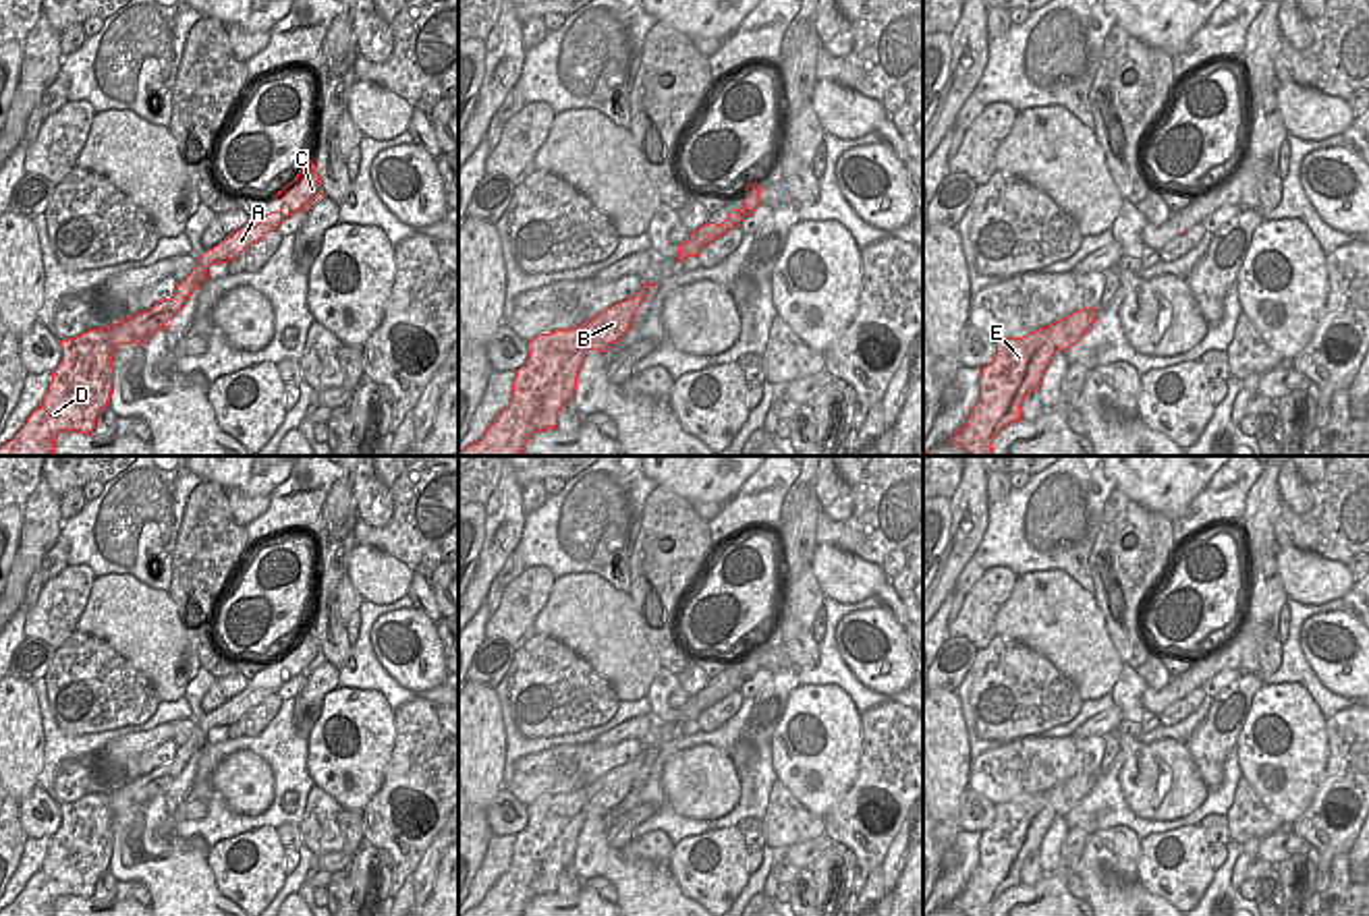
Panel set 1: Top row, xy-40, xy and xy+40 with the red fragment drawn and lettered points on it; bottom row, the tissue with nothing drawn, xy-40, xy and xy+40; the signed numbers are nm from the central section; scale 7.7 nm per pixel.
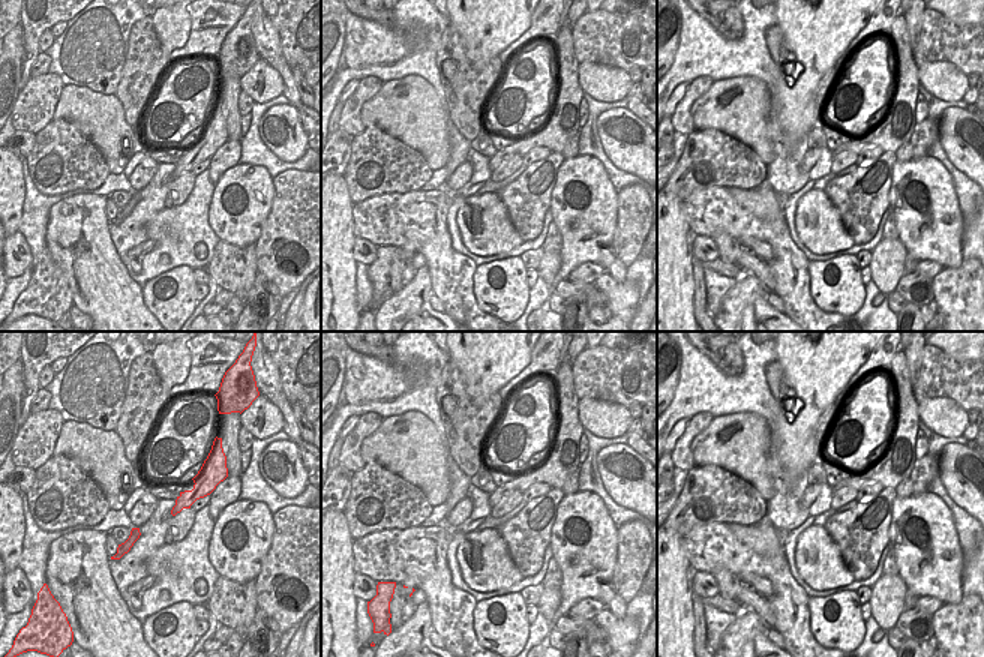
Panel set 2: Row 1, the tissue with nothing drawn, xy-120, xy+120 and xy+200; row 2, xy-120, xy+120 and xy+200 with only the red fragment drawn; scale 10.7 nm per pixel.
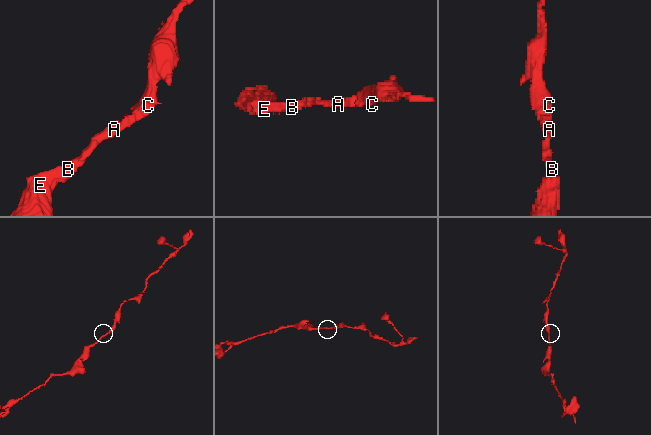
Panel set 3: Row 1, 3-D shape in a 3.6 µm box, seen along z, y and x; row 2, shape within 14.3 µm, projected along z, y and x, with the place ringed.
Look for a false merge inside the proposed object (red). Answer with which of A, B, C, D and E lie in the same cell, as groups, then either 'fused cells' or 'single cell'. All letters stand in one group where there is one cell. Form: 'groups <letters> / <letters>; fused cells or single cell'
groups A B C D E; single cell

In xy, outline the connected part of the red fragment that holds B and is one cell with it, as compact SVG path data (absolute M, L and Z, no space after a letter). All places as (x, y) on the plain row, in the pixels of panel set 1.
M645 746L633 763L608 771L583 790L529 804L529 823L516 835L510 868L494 883L483 901L463 916L523 916L533 897L556 893L562 868L575 862L587 817L606 817L631 794L651 750L655 748Z

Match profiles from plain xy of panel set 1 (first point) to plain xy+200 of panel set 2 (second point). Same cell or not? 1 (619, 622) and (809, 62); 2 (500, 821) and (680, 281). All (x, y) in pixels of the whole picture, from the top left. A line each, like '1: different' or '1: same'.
1: different
2: different

